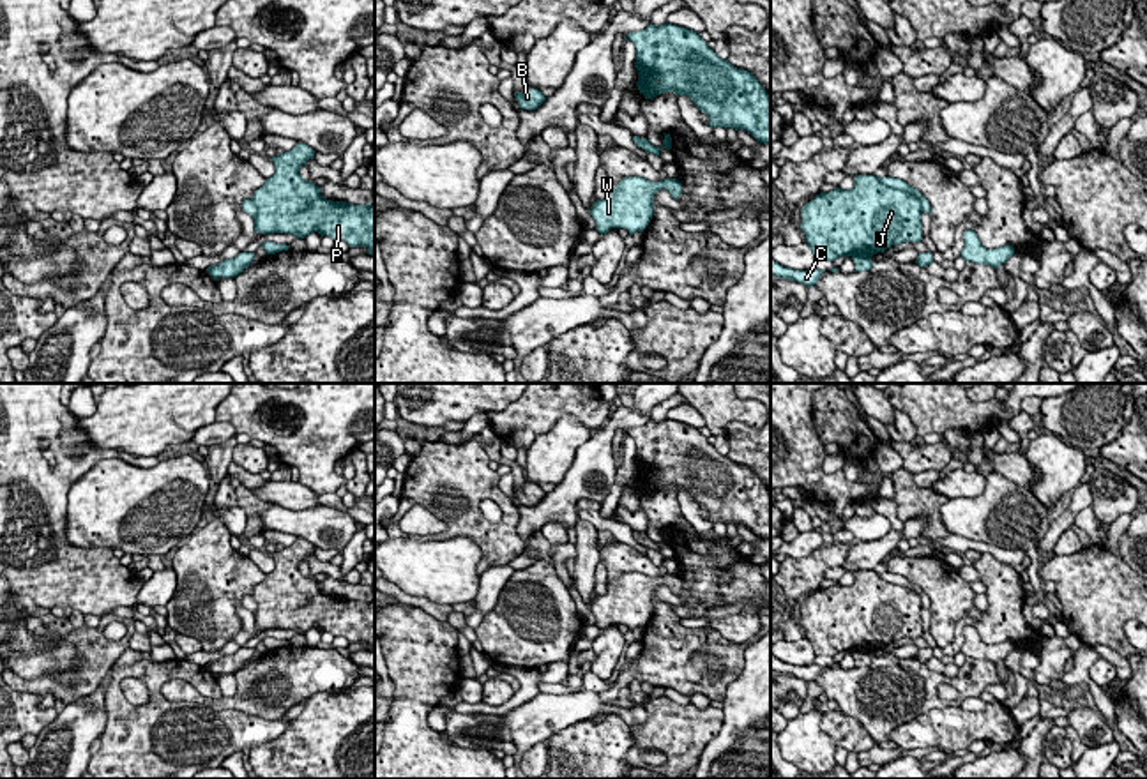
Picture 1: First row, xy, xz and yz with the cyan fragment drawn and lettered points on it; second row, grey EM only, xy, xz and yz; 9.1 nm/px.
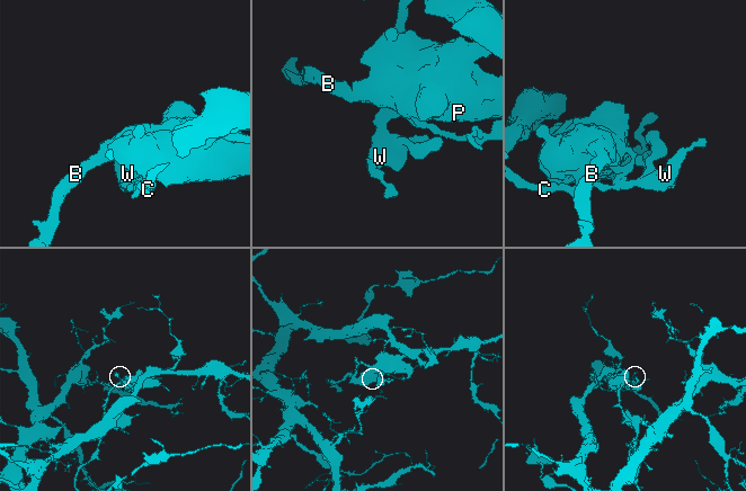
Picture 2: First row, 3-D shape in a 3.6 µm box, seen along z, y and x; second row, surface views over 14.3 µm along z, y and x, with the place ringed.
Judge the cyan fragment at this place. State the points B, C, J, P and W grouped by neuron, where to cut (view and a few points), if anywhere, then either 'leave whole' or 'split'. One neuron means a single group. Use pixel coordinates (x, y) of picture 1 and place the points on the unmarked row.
B J P / C W | yz (850, 650), (865, 650), (868, 654) | split

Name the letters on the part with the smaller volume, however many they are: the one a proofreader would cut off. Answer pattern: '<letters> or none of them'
B, J, P

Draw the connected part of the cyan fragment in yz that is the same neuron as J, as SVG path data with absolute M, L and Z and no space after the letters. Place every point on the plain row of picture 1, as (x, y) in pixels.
M855 571L854 583L836 583L817 590L801 604L801 625L815 657L834 657L839 652L862 650L871 654L891 641L923 636L921 609L930 609L930 597L907 578L893 572Z

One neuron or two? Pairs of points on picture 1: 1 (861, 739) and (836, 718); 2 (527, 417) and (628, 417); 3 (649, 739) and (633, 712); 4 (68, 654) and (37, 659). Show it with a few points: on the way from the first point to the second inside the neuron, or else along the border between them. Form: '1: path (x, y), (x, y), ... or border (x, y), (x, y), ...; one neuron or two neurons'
1: path (856, 737), (842, 723); one neuron
2: border (614, 408), (610, 417), (592, 433); two neurons
3: border (644, 707), (645, 719), (630, 726); two neurons
4: path (60, 657), (45, 659); one neuron

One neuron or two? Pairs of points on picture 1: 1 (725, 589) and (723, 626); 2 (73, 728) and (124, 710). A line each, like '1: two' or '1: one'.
1: one
2: two

